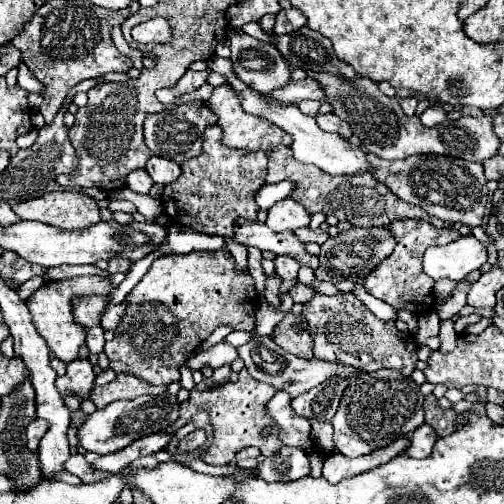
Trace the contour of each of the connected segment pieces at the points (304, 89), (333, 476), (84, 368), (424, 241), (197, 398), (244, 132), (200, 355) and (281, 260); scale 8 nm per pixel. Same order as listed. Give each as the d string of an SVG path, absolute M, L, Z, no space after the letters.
M289 80L283 88L277 88L267 94L269 98L285 104L299 104L303 100L323 100L323 88L317 86L315 80Z
M399 438L395 440L393 444L385 446L385 448L379 448L367 456L359 456L359 458L345 458L341 454L331 454L325 458L325 464L323 464L323 476L337 484L341 482L345 476L353 476L353 474L361 474L361 472L367 472L367 470L373 470L389 460L393 460L395 456L403 454L405 450L409 448L409 440L407 438Z
M81 358L69 362L67 364L67 374L55 380L61 396L79 394L81 398L89 396L89 392L93 390L93 382L95 382L93 364L89 360L81 360Z
M395 220L389 224L389 232L395 238L395 250L391 252L391 256L387 256L385 260L381 260L377 264L377 268L373 268L369 272L369 276L363 280L363 286L367 288L367 292L371 292L375 298L391 304L393 308L403 308L409 312L417 312L417 314L425 314L431 312L435 306L433 300L433 280L423 272L423 254L429 246L443 246L449 244L453 240L457 240L461 234L459 230L439 230L435 226L431 226L427 220Z
M243 368L239 372L237 382L227 382L223 386L215 386L205 392L199 392L193 388L189 400L181 404L181 420L177 420L177 424L171 424L169 428L165 428L165 432L175 434L175 430L179 430L181 426L185 426L191 420L195 410L207 410L211 426L213 426L213 442L207 448L207 452L201 456L201 460L205 464L225 466L245 446L257 446L263 456L273 456L281 448L281 440L277 436L277 426L275 426L273 418L267 416L267 400L271 396L273 396L273 388L269 388L269 384L265 384L265 382L257 382Z
M229 84L215 88L211 98L207 100L207 106L217 116L217 124L223 130L223 144L227 144L229 148L247 150L247 152L257 152L257 150L269 152L279 144L291 146L291 140L289 140L289 136L285 136L285 132L281 132L279 128L273 128L273 124L265 124L265 120L257 120L257 116L245 114L245 110L239 108L237 98L233 96L233 88Z
M219 342L219 344L215 344L209 350L197 350L187 360L187 366L193 368L193 370L201 370L205 366L219 368L223 364L231 364L235 358L237 358L237 350L231 344L227 344L227 342Z
M277 256L275 258L275 272L283 278L283 282L291 282L297 278L299 264L289 256Z

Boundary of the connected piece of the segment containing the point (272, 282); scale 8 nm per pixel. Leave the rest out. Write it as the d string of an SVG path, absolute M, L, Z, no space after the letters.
M269 274L265 280L265 300L277 310L281 306L281 298L279 298L279 286L281 286L281 278L277 274Z

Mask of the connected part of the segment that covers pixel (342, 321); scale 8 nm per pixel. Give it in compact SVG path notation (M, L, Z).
M339 292L335 296L315 294L311 302L303 304L303 316L307 318L309 332L313 336L313 354L317 358L357 366L363 372L391 368L409 376L415 370L417 356L415 348L409 348L407 334L401 334L395 328L395 322L375 318L373 312L369 312L351 292Z

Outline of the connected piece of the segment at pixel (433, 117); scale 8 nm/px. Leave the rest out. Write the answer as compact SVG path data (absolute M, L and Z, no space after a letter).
M435 106L435 108L427 108L419 118L421 118L421 124L425 126L425 128L433 128L433 126L437 126L441 120L445 120L445 110L443 108L439 108L439 106Z

